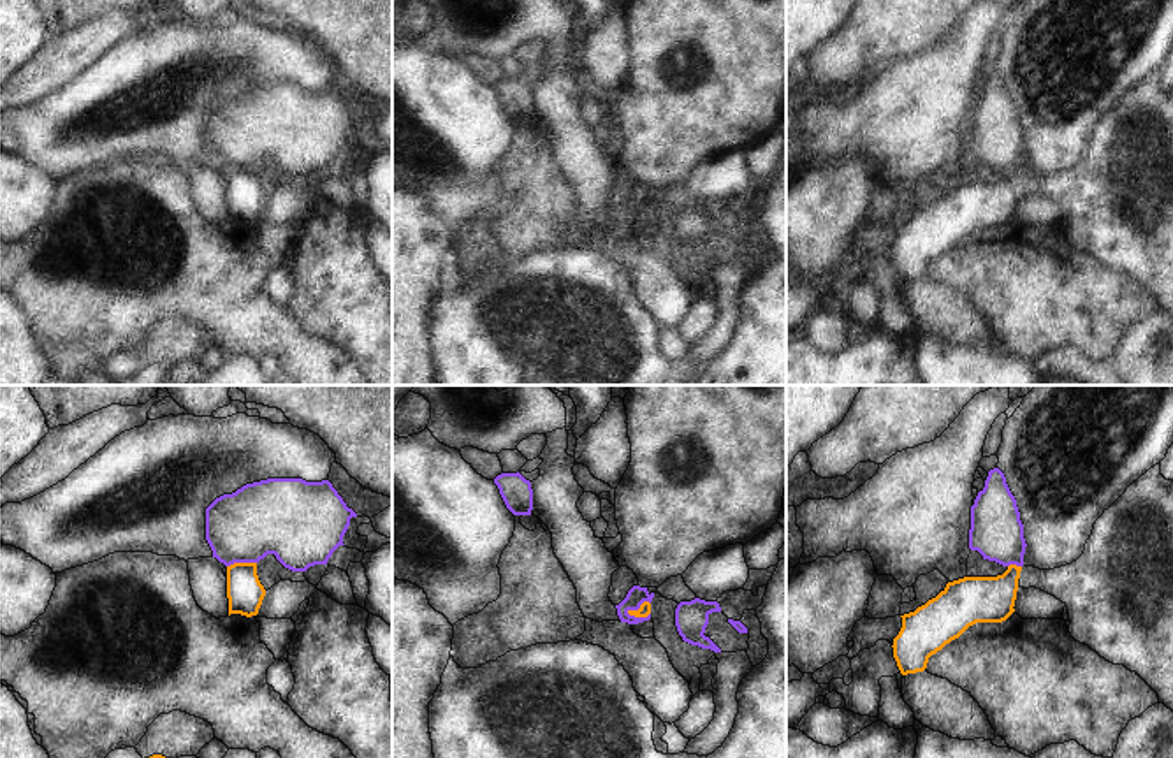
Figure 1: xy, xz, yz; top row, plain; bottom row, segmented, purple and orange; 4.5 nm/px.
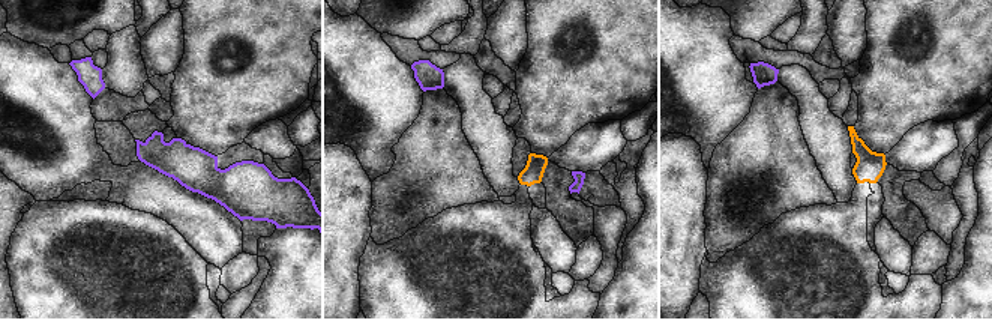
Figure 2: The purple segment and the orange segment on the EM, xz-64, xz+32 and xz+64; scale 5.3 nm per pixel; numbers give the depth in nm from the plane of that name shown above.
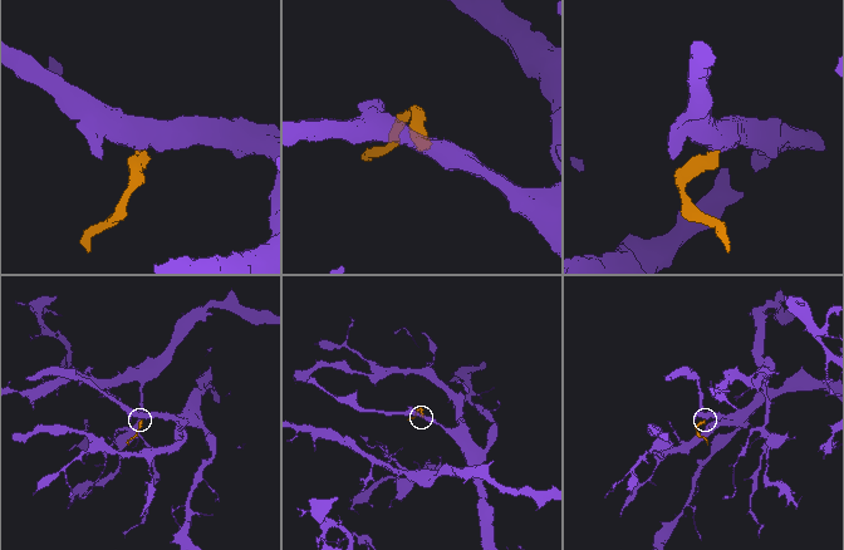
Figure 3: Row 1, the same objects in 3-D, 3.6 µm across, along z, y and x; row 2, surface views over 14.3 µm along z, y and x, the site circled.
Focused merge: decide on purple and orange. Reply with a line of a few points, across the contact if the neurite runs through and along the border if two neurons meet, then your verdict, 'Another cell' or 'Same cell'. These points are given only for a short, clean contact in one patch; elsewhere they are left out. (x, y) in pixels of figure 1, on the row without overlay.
Line: xz (649, 208), (626, 218). Another cell

